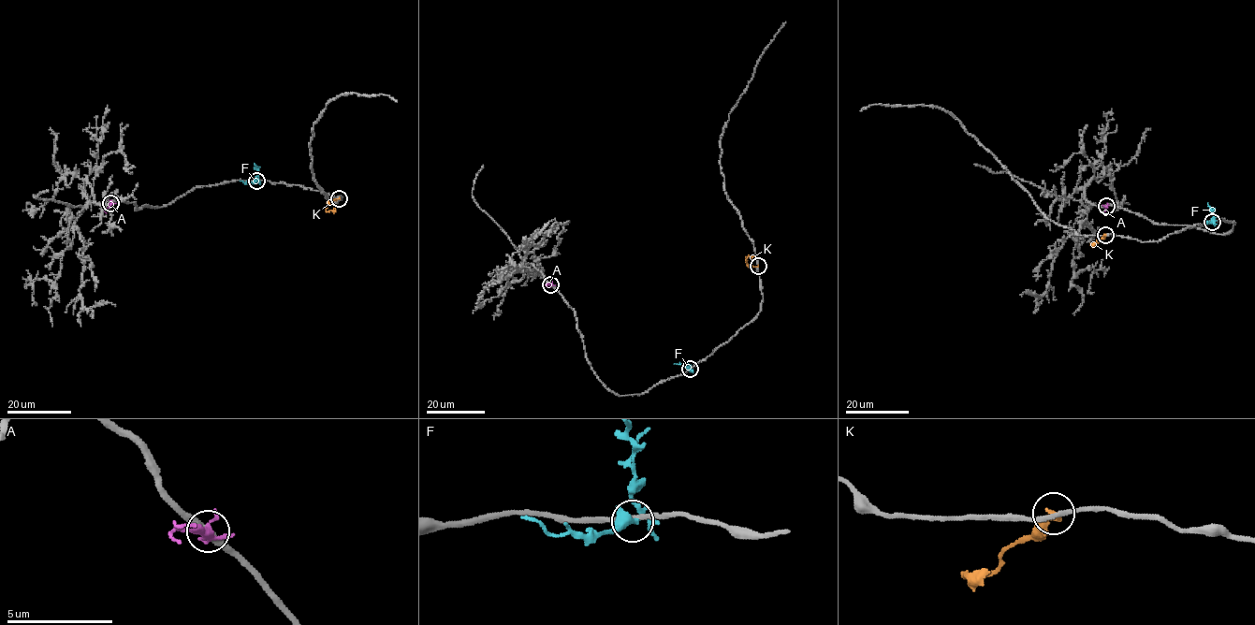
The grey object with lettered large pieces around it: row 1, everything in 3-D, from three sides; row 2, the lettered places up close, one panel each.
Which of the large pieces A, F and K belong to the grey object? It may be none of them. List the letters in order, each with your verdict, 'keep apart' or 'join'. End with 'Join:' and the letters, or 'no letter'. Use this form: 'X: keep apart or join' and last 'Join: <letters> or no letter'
A: join
F: keep apart
K: keep apart
Join: A

